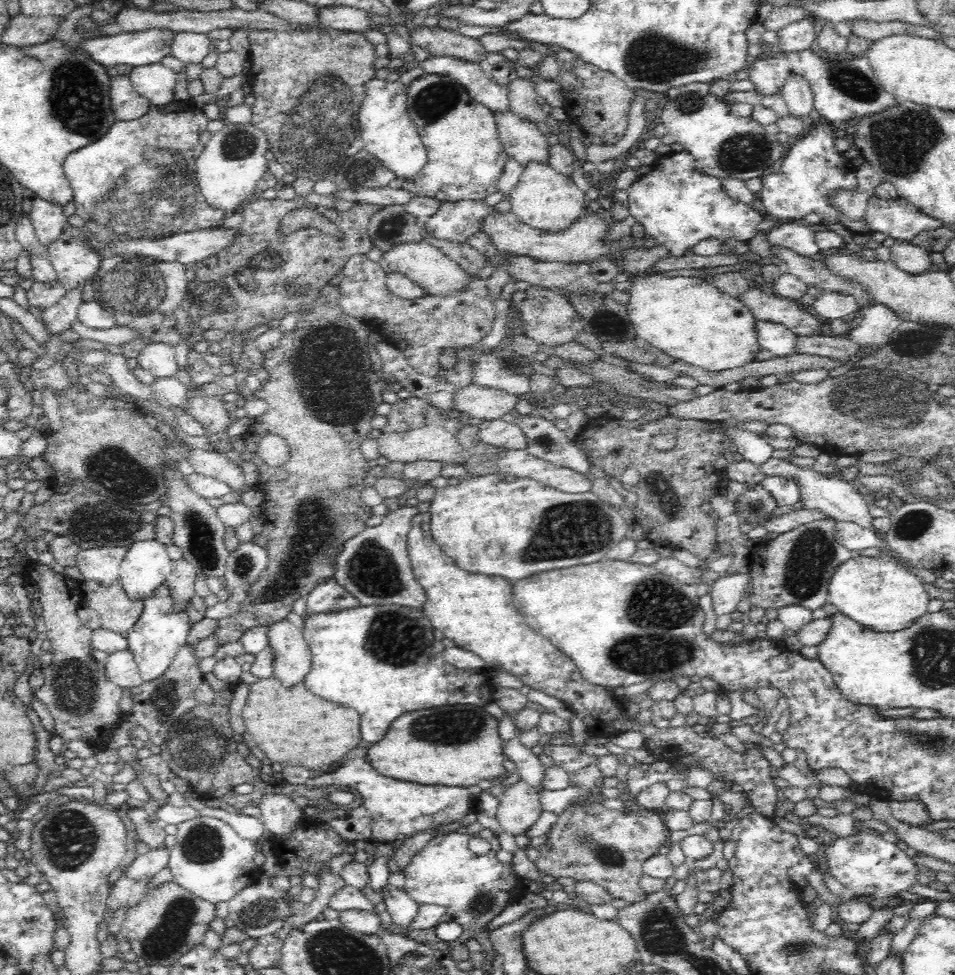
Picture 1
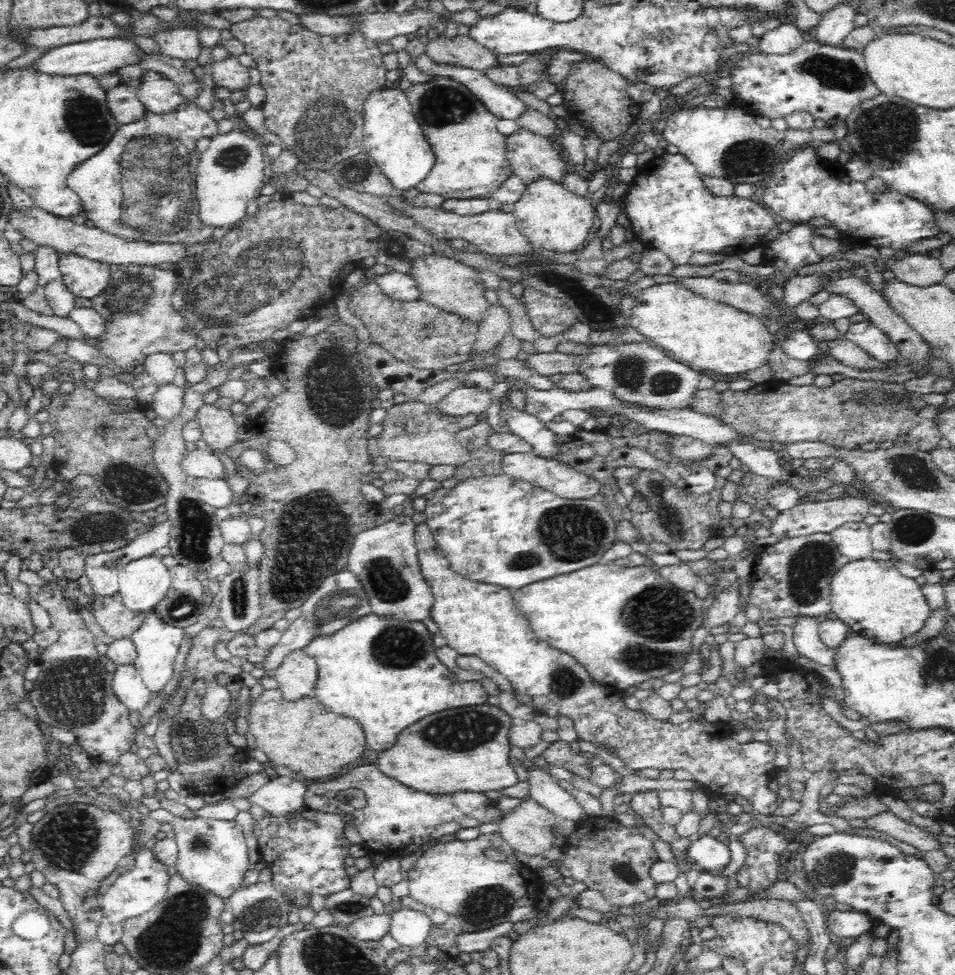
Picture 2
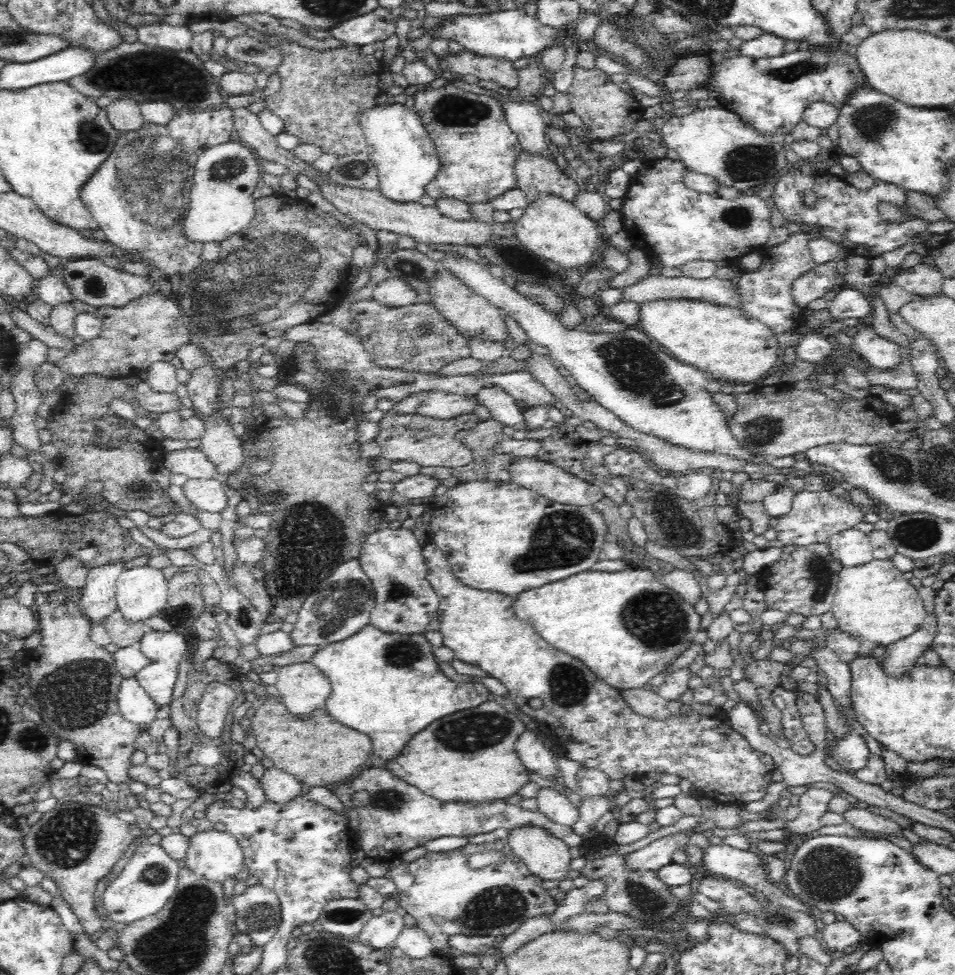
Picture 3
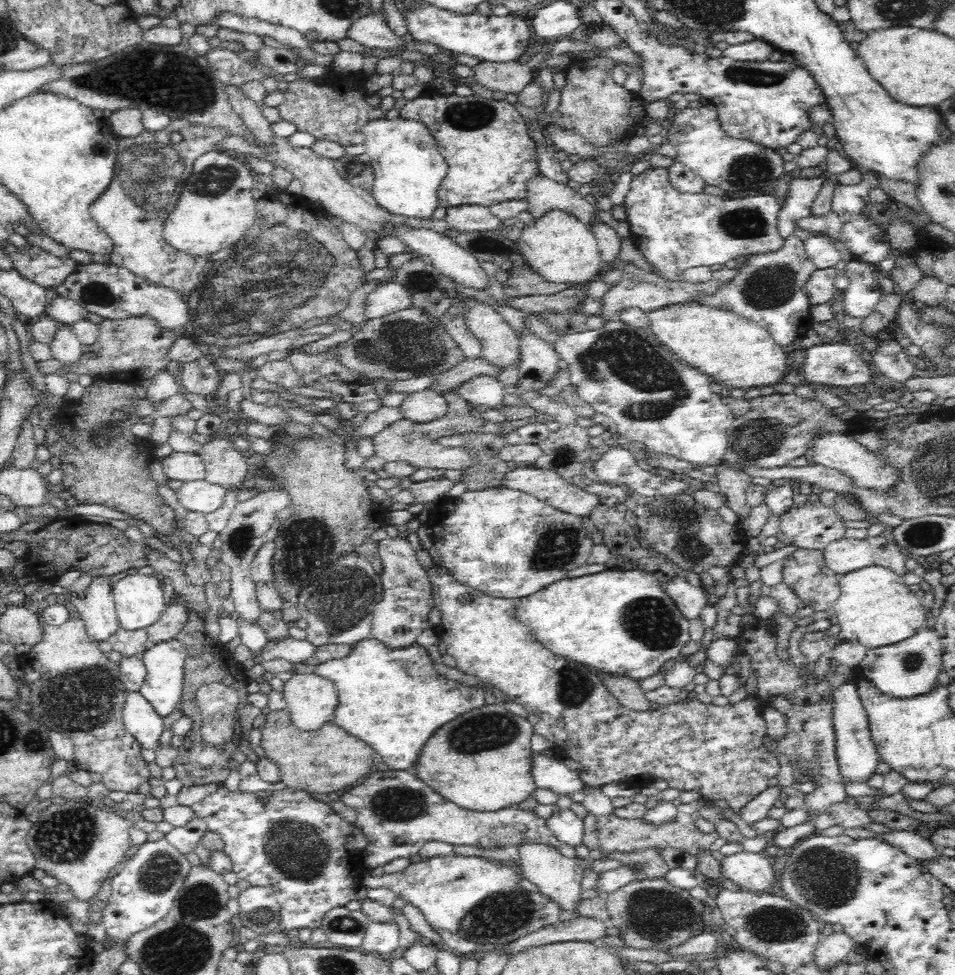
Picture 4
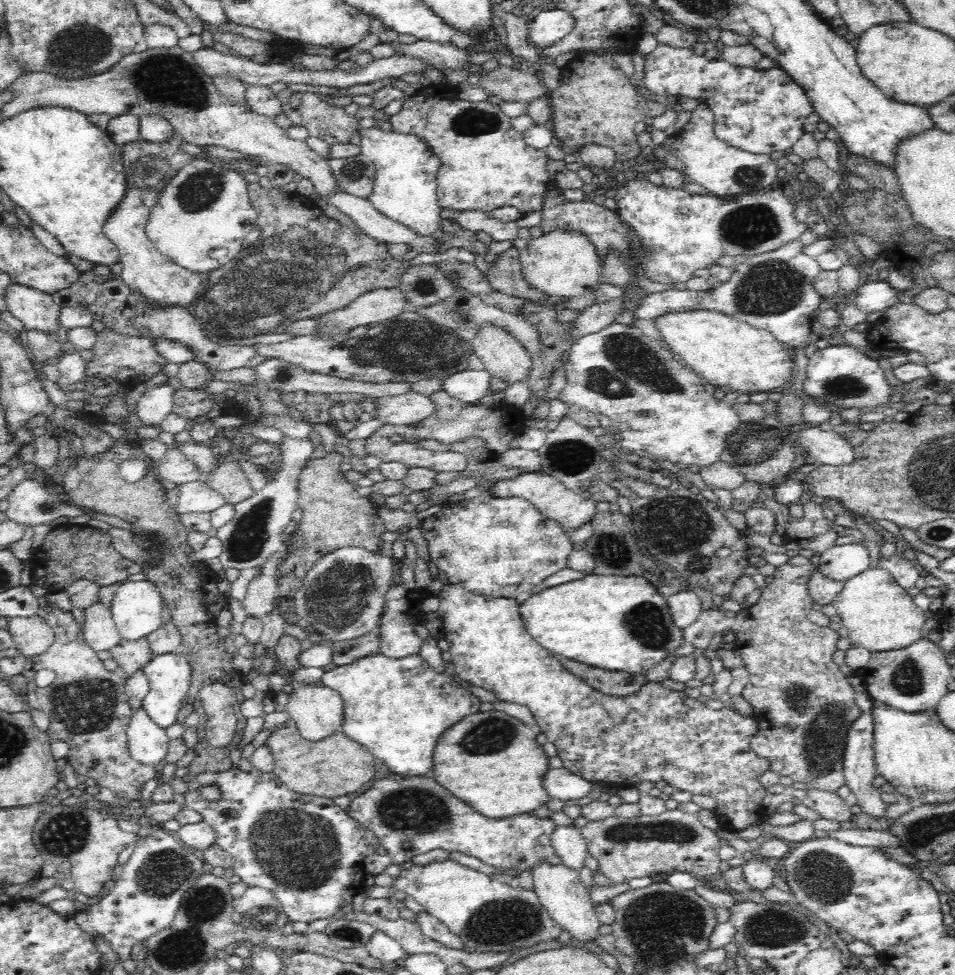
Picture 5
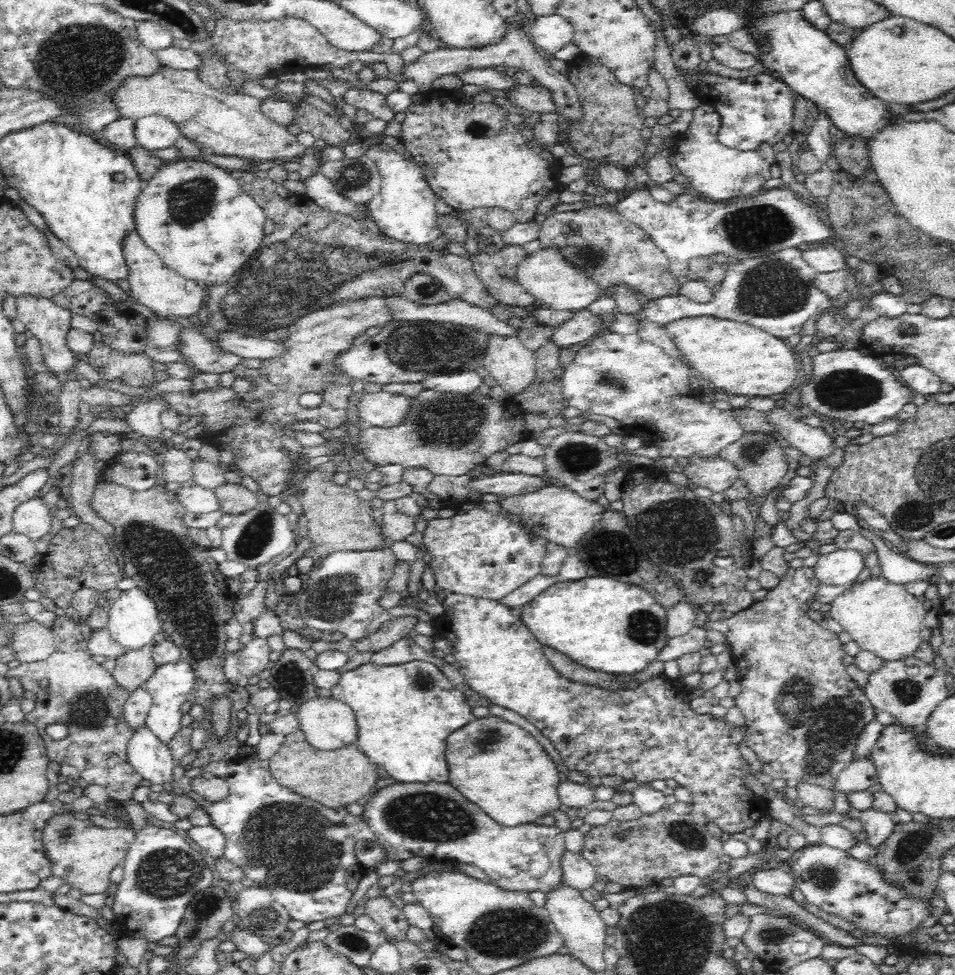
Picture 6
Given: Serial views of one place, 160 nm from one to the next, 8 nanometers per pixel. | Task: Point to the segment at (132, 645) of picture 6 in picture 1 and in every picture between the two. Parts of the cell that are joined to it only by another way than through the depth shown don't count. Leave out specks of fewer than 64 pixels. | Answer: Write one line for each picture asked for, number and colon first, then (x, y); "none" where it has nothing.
1: (147, 565)
2: (143, 584)
3: (141, 592)
4: (139, 599)
5: (136, 607)

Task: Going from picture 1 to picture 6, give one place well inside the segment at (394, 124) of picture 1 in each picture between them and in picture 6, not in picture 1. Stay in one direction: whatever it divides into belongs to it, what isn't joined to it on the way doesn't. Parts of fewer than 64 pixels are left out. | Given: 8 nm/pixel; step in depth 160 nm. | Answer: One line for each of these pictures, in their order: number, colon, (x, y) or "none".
2: (393, 138)
3: (405, 156)
4: (408, 169)
5: (405, 191)
6: (404, 210)

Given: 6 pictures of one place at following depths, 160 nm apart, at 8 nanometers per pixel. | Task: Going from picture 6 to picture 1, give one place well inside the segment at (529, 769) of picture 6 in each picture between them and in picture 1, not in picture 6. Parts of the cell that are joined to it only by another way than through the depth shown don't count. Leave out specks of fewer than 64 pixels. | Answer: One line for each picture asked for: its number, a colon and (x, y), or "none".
1: (455, 745)
2: (466, 749)
3: (470, 756)
4: (483, 761)
5: (491, 761)

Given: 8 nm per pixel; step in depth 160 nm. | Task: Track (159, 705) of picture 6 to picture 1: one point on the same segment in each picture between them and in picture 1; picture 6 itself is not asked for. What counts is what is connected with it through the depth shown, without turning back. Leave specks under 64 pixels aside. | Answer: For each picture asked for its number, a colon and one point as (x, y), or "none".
1: (159, 634)
2: (158, 644)
3: (164, 650)
4: (165, 663)
5: (169, 677)

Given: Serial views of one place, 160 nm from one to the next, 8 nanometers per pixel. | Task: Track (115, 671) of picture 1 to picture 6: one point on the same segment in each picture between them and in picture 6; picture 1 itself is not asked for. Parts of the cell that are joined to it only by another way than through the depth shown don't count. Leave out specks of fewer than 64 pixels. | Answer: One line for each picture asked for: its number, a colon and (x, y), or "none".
2: (129, 688)
3: (135, 705)
4: (140, 721)
5: (147, 743)
6: (150, 759)

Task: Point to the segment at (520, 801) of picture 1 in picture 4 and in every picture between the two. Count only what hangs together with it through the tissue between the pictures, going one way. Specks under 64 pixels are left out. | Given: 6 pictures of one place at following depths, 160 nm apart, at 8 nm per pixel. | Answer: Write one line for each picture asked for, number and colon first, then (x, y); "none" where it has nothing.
2: (529, 829)
3: (547, 858)
4: (558, 878)

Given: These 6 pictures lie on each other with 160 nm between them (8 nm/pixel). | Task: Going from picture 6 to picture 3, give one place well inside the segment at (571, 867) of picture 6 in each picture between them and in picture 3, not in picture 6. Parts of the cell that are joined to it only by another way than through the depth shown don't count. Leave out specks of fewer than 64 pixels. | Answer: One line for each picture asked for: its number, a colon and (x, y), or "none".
3: (556, 807)
4: (566, 826)
5: (568, 844)

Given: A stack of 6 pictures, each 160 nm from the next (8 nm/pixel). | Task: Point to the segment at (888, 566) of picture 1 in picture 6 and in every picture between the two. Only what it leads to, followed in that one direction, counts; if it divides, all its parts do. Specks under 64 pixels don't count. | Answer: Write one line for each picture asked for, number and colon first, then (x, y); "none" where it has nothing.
2: (871, 597)
3: (874, 604)
4: (876, 608)
5: (880, 616)
6: (882, 618)

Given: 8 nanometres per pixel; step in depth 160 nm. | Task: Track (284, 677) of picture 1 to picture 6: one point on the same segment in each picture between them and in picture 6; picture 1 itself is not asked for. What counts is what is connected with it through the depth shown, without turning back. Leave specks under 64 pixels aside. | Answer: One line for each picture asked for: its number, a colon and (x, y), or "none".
2: (297, 675)
3: (304, 690)
4: (311, 701)
5: (318, 712)
6: (329, 725)

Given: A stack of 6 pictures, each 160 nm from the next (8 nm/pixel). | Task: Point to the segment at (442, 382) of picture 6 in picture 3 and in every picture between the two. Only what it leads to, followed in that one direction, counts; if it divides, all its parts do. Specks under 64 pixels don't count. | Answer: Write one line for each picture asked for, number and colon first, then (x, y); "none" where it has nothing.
3: (502, 406)
4: (484, 390)
5: (469, 386)

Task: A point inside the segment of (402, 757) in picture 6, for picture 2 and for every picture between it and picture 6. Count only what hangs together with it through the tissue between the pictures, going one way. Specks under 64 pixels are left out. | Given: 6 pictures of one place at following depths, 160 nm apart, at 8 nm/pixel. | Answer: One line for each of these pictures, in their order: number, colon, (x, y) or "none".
2: (384, 674)
3: (389, 687)
4: (394, 700)
5: (397, 709)

